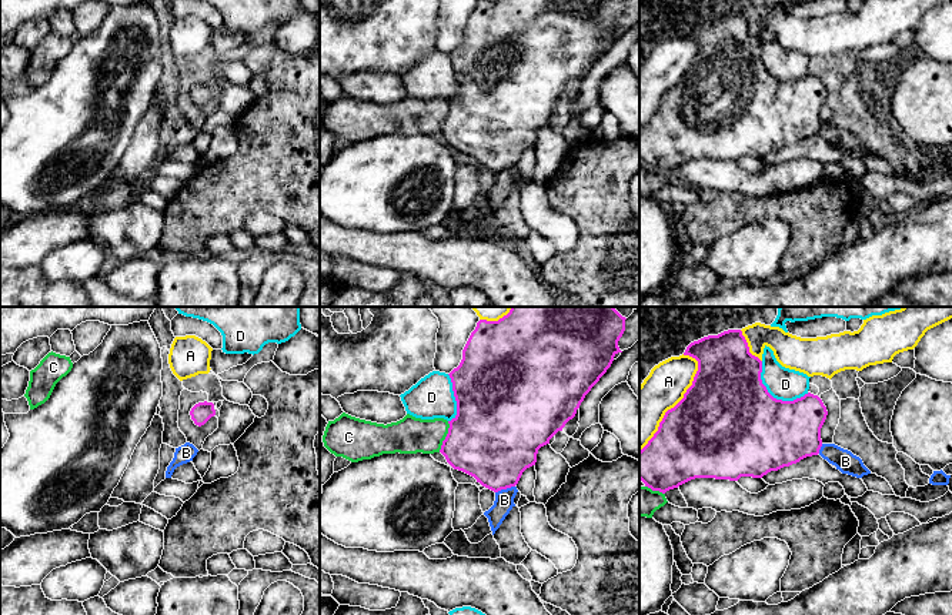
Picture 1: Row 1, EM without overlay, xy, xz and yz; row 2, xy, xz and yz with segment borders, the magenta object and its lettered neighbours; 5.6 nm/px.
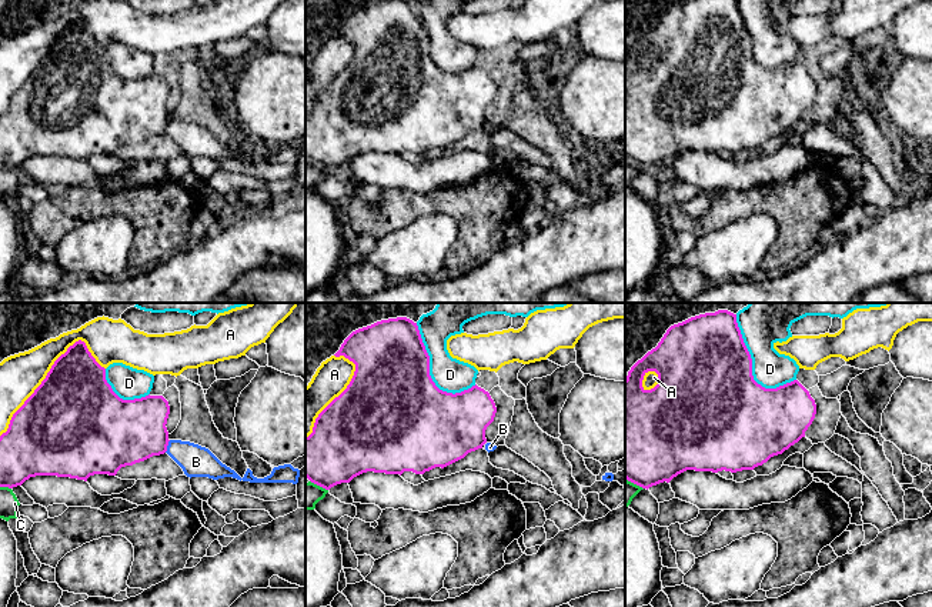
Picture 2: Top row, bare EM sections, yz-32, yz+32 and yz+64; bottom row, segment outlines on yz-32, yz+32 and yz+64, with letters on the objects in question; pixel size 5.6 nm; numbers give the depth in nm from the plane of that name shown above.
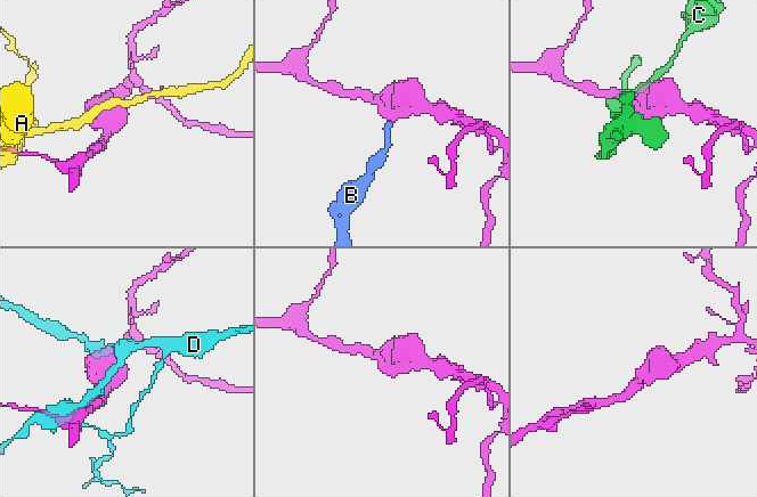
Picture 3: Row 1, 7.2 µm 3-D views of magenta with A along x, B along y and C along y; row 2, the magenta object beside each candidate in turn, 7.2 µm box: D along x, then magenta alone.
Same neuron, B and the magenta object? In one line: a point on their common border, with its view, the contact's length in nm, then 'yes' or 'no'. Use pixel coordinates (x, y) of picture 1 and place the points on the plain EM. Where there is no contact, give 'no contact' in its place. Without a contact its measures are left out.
meets magenta in xz at (504, 169); contact 120 nm long; no

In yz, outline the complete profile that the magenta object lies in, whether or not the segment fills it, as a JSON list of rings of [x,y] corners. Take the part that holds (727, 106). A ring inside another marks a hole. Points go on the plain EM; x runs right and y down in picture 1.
[[[728,10],[694,21],[684,36],[698,41],[698,51],[684,78],[665,93],[658,111],[639,131],[639,160],[645,167],[665,174],[695,158],[729,161],[738,161],[741,157],[762,158],[771,151],[819,134],[821,108],[828,96],[822,80],[811,73],[794,81],[774,78],[761,60],[762,41],[749,33],[741,10]]]

